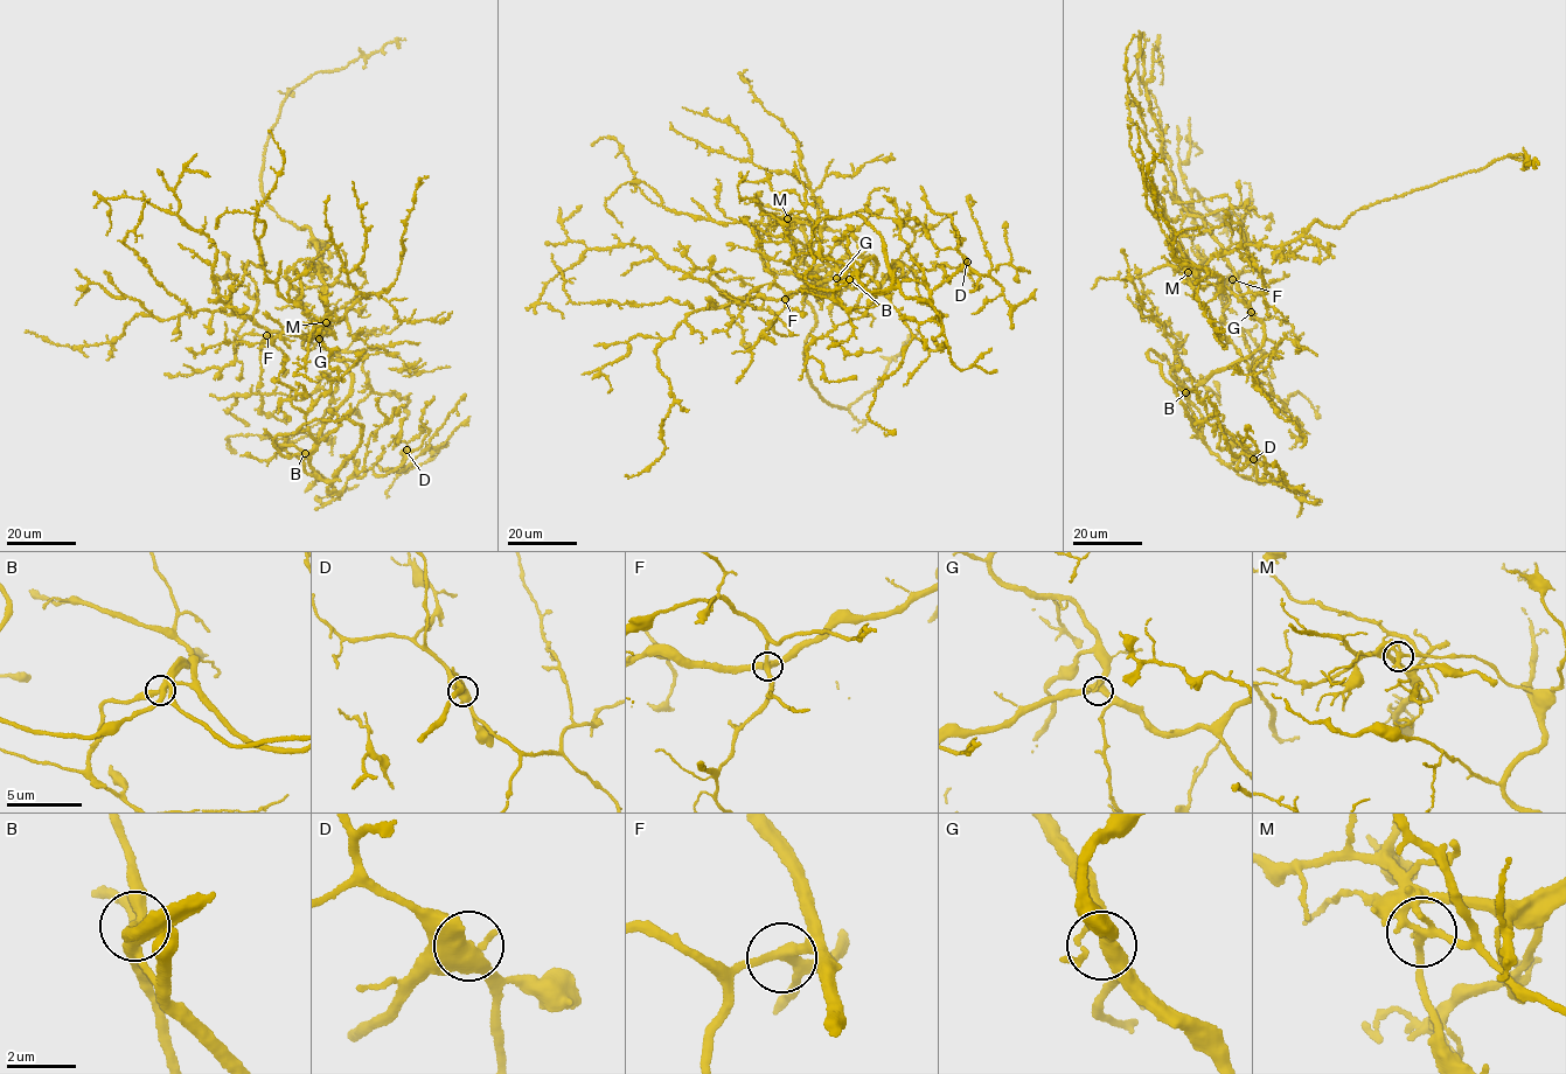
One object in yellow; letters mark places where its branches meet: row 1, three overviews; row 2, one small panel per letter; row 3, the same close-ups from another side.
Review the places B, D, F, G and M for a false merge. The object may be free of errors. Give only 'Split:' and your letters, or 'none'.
Split: M

